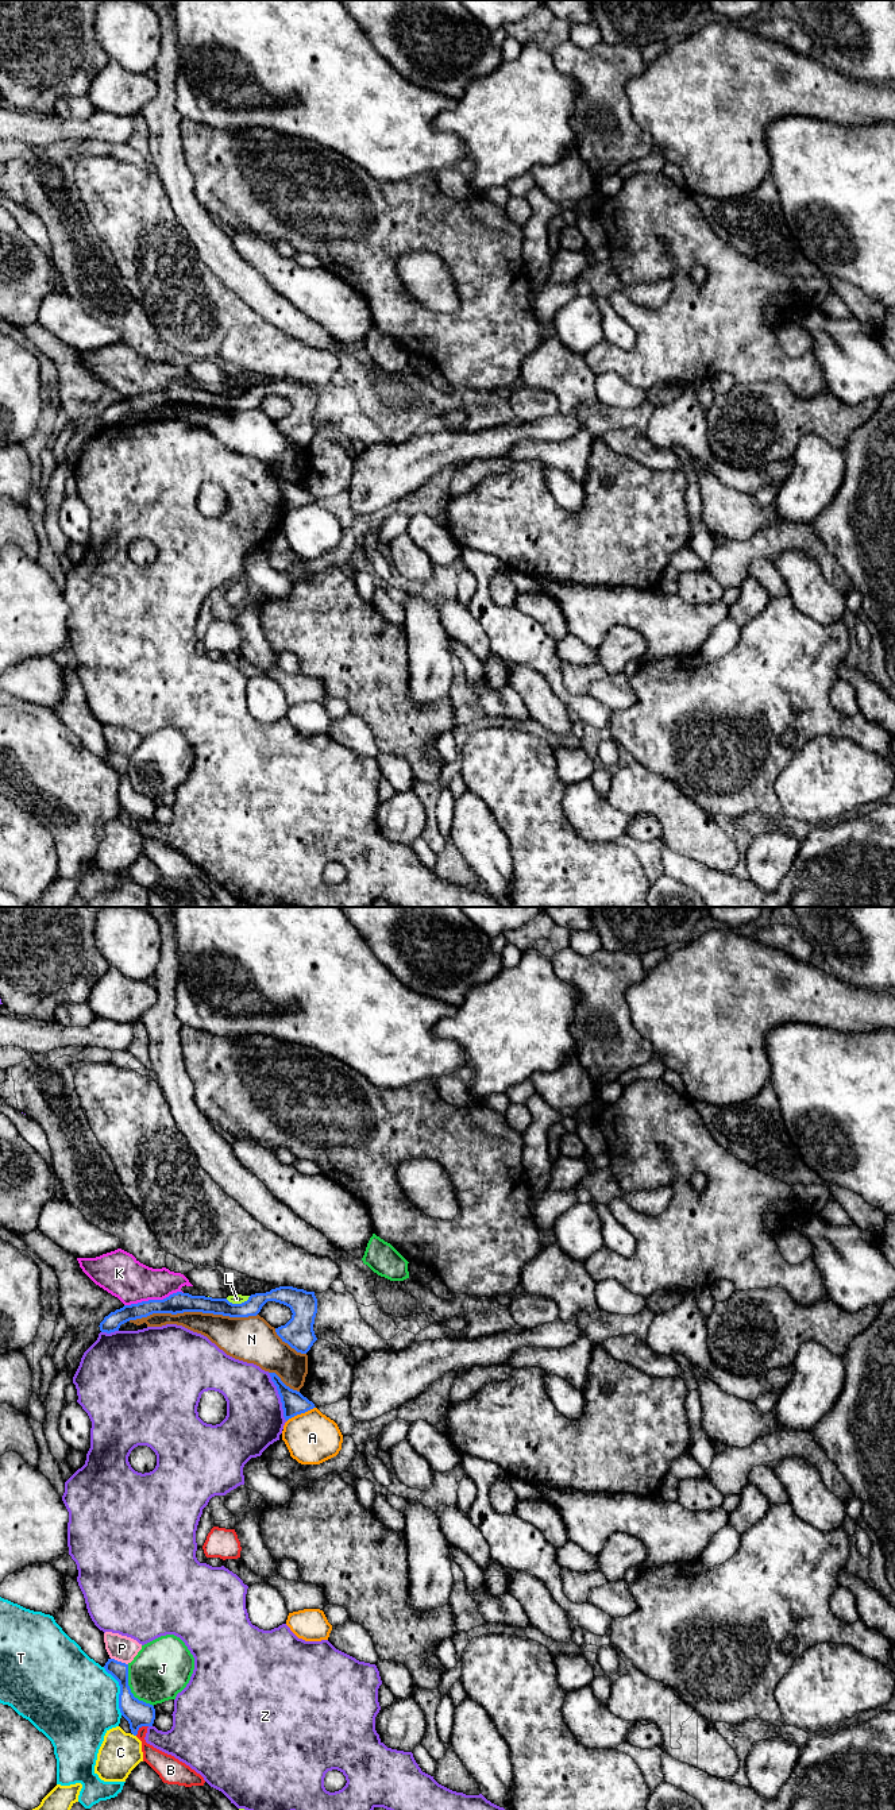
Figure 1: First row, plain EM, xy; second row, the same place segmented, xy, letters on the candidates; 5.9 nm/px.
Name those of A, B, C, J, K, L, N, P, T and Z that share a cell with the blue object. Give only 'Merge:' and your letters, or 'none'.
Merge: none

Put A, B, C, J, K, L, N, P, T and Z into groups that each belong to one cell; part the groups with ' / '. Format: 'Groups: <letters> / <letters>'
Groups: A / B P / C / J / K / L / N / T / Z

